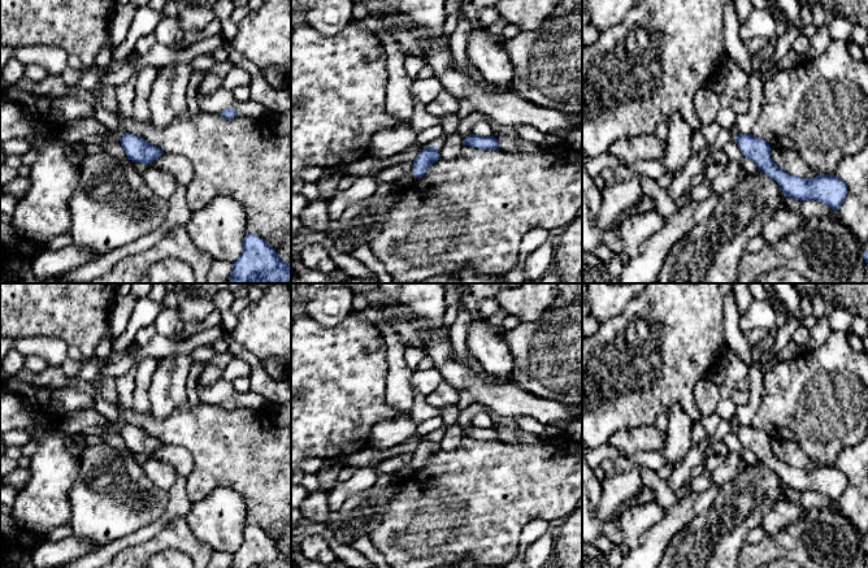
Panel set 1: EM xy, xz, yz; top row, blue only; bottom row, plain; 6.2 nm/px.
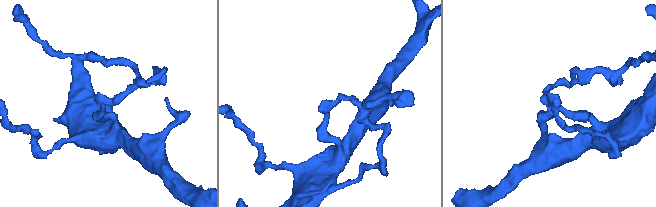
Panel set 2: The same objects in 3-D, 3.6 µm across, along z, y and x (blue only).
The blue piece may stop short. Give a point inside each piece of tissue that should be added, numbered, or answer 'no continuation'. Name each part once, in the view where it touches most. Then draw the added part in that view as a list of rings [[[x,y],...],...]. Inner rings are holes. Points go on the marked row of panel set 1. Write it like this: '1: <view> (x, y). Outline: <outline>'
no continuation

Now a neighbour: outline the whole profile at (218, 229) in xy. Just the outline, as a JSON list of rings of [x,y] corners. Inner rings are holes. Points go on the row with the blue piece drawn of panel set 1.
[[[214,196],[209,204],[192,213],[185,227],[192,243],[213,260],[233,264],[243,251],[246,213],[231,198]]]

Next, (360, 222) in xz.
[[[411,182],[394,183],[387,196],[372,195],[350,204],[343,214],[330,224],[330,235],[339,252],[351,253],[361,246],[368,246],[381,233],[390,208],[400,200],[403,190]]]

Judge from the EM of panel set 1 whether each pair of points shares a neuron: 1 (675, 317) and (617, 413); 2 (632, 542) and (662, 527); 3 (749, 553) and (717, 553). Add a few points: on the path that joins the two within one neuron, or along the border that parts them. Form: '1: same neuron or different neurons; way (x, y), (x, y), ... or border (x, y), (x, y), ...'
1: same neuron; way (667, 346), (665, 378), (652, 395), (646, 395)
2: different neurons; border (662, 517), (630, 550)
3: different neurons; border (746, 542), (740, 554)

